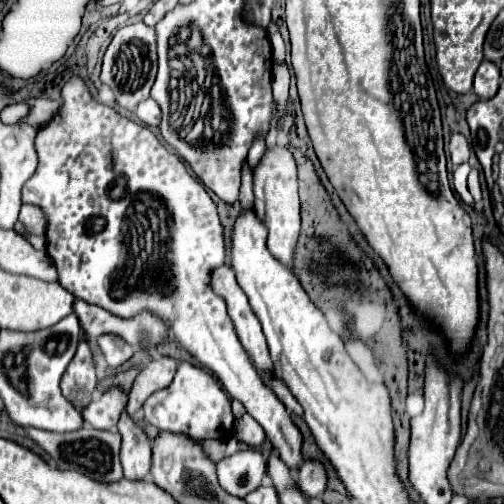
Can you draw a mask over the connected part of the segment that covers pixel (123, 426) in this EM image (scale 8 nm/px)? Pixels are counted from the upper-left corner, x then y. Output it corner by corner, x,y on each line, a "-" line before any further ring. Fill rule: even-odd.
126,410
120,416
118,422
118,432
122,436
122,450
120,450
120,460
124,468
124,476
128,480
144,480
150,470
150,440
144,434
140,426
134,424
134,420
126,414

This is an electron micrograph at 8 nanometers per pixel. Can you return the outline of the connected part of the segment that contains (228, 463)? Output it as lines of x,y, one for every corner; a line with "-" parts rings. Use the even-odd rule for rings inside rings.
240,450
216,462
218,484
236,498
246,498
256,490
266,472
264,456
258,450

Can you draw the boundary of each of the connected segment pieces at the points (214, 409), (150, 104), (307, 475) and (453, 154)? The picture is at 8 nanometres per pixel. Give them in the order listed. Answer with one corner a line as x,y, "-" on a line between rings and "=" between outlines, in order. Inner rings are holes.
180,362
178,372
168,388
154,392
146,400
144,416
148,416
148,422
156,424
156,428
182,432
196,440
222,438
222,436
232,434
232,428
234,428
234,414
232,414
230,398
226,396
226,390
218,384
214,376
210,376
204,370
194,368
188,362
=
146,98
146,100
142,100
142,102
138,104
136,116
138,116
144,124
148,124
148,126
158,126
162,114
160,114
158,104
156,104
152,98
=
304,462
296,476
300,476
296,478
296,484
306,496
320,496
326,490
326,472
318,462
=
452,134
452,140
450,140
450,158
452,162
458,166
462,162
468,162
468,156
470,156
470,148
468,148
468,142
462,134

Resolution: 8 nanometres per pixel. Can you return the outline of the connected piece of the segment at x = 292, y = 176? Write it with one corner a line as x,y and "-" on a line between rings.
288,146
266,148
264,156
252,170
254,176
254,210
258,218
268,226
268,248
276,260
292,268
292,256
300,232
300,200
298,200
298,178
296,162

